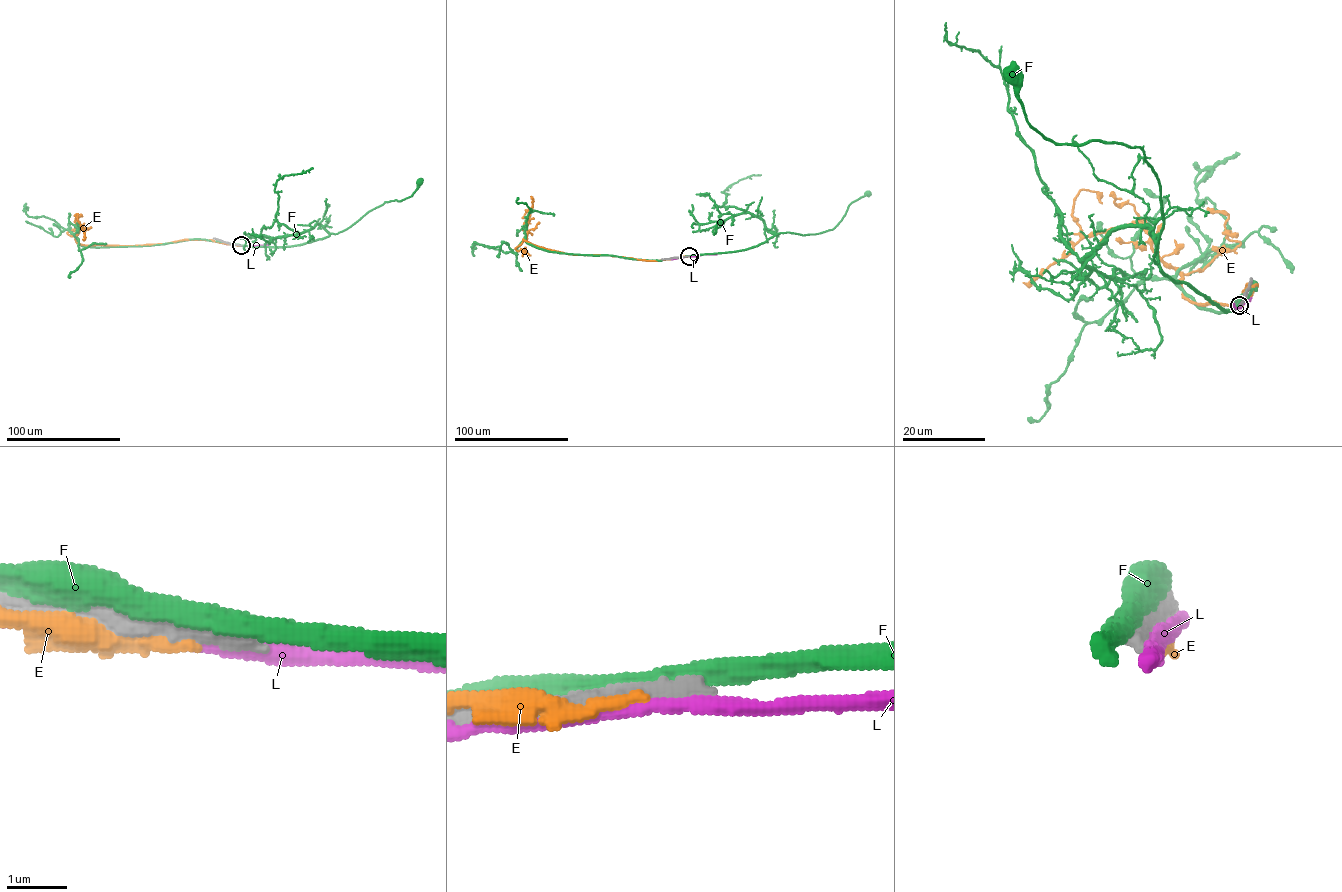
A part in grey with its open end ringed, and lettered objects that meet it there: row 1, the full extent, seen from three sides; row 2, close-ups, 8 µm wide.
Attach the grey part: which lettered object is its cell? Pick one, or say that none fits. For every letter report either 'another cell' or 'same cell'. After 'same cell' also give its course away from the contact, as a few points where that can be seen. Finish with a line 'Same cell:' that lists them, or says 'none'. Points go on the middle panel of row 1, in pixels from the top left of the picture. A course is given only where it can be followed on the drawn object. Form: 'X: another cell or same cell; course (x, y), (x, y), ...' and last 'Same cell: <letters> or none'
E: another cell
F: another cell
L: another cell
Same cell: none

